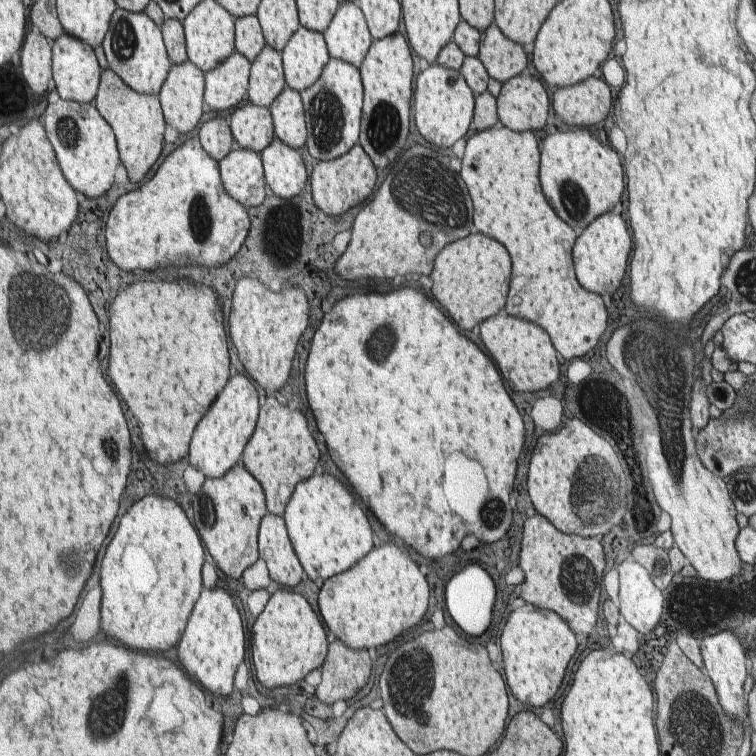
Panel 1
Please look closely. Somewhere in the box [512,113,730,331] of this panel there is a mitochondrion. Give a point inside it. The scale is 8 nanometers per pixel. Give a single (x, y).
(574, 200)

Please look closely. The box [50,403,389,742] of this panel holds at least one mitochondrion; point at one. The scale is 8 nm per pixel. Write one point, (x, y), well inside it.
(208, 512)

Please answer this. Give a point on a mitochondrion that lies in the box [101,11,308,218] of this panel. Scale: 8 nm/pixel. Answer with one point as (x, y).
(123, 37)

